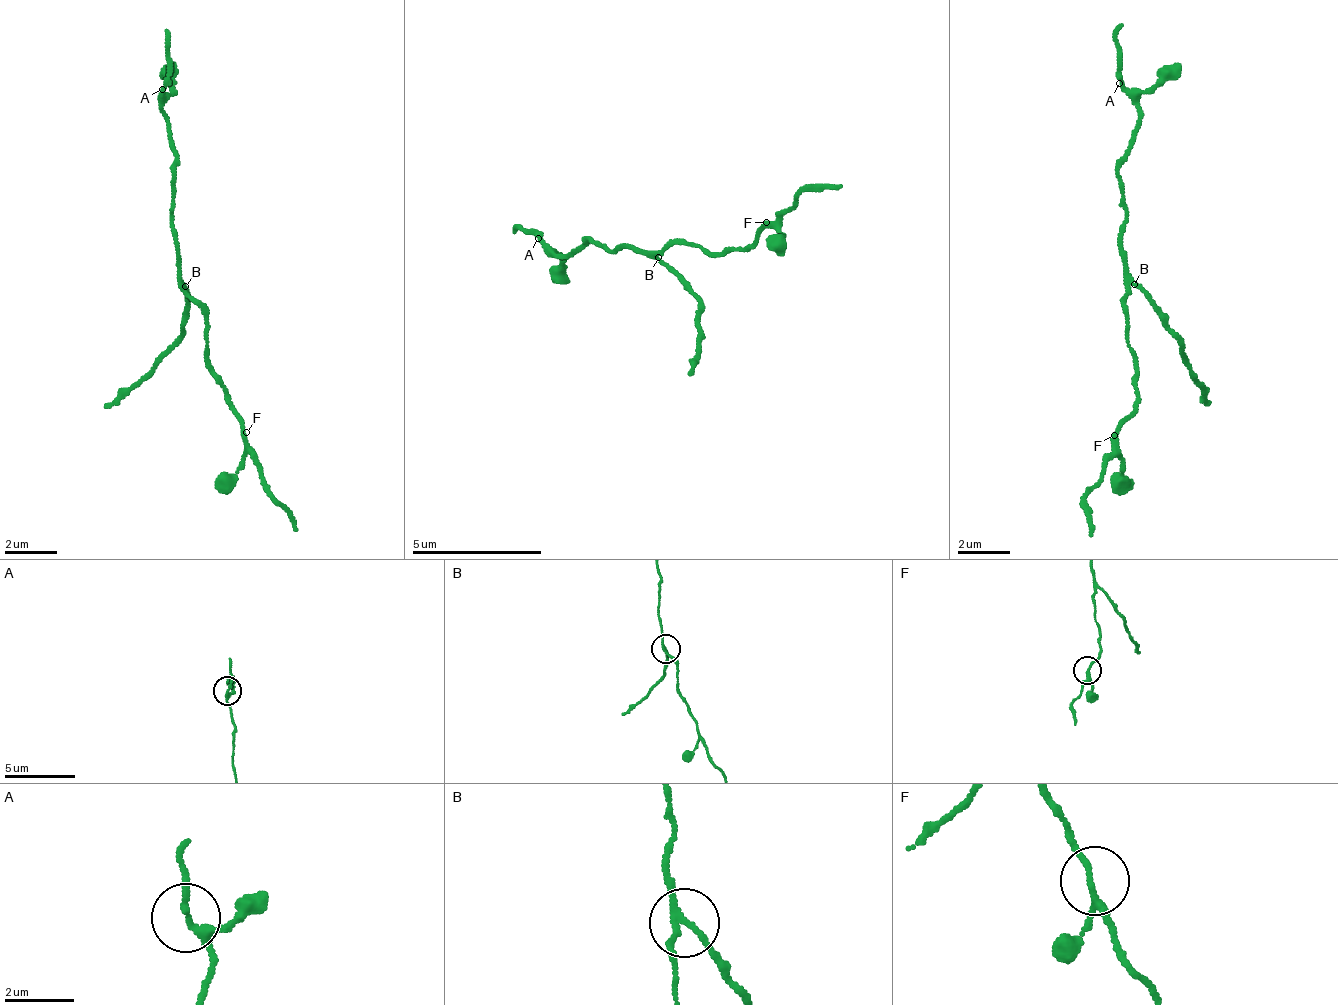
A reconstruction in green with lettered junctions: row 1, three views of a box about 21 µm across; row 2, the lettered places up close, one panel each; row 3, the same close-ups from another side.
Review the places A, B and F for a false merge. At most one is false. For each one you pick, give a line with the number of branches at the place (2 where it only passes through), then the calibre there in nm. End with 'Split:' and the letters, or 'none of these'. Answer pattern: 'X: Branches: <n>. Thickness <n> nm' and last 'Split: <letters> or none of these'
B: Branches: 3. Thickness 160 nm
Split: B

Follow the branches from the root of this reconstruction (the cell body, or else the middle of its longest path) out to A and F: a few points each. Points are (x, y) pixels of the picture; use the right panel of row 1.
A: (1126, 292), (1120, 246), (1125, 181), (1120, 175), (1120, 156), (1131, 142), (1137, 109), (1134, 96), (1119, 83)
F: (1126, 292), (1123, 306), (1126, 339), (1130, 353), (1138, 360), (1138, 379), (1131, 414), (1114, 435)

